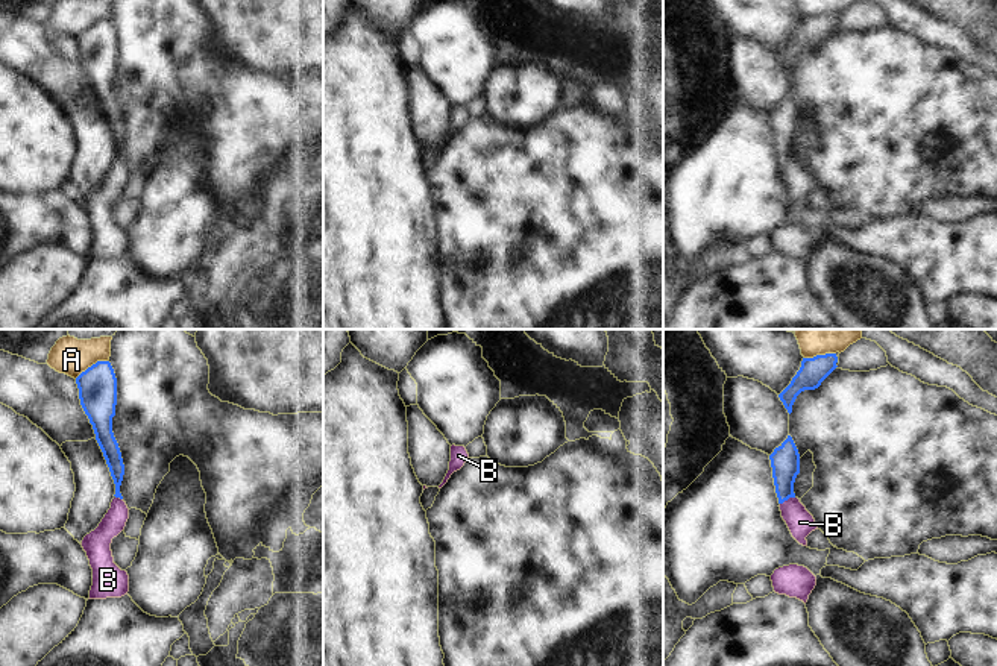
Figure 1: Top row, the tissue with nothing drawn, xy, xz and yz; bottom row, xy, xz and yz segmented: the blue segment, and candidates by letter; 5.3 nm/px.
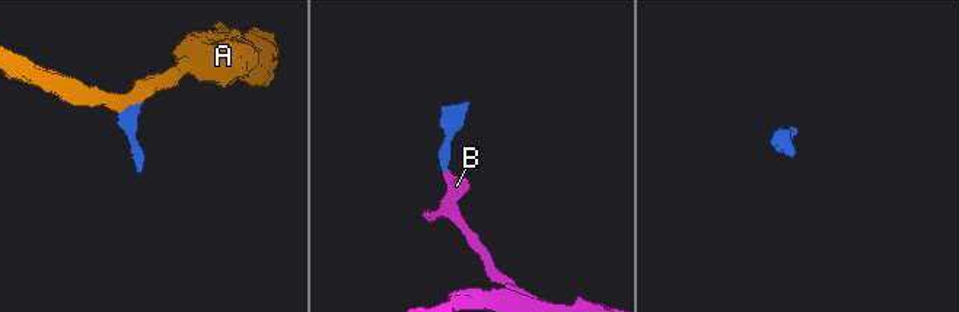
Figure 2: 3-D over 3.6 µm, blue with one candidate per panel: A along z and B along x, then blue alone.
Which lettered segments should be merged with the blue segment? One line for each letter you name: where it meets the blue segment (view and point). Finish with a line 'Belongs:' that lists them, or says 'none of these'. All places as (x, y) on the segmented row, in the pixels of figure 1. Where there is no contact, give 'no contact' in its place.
B: yz (786, 499)
Belongs: B

